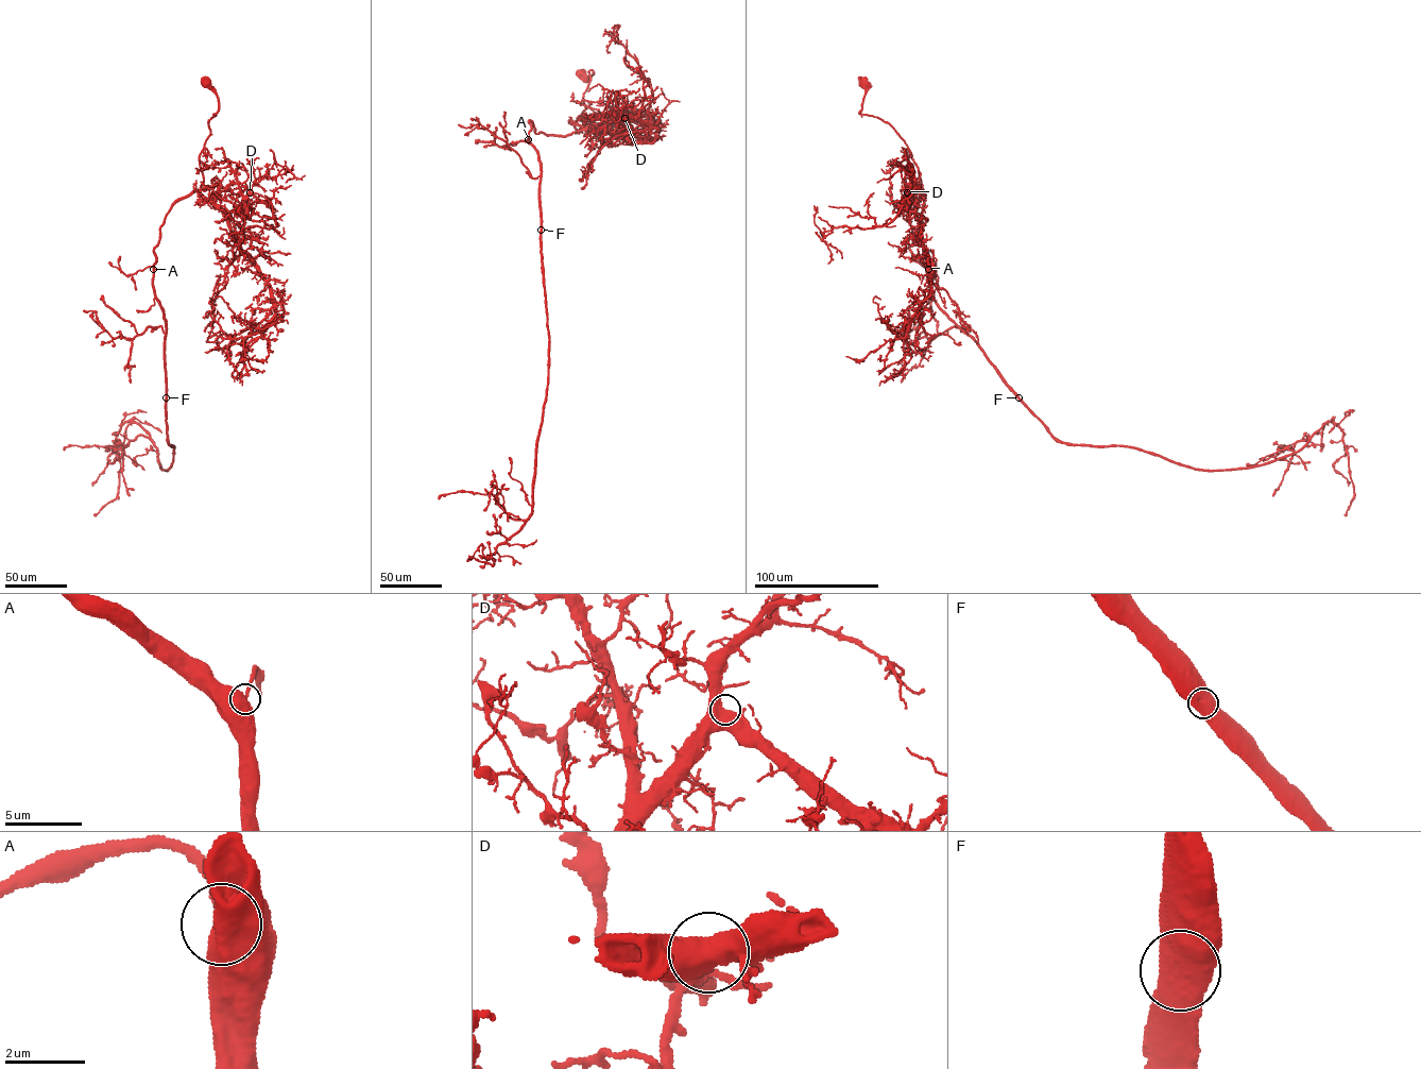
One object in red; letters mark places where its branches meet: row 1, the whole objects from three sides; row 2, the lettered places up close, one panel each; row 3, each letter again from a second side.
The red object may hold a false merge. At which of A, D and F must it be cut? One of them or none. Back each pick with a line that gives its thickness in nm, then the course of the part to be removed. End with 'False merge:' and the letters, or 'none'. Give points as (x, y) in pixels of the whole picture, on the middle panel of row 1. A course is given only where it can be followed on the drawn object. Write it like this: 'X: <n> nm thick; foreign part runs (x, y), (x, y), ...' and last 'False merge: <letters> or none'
False merge: none

